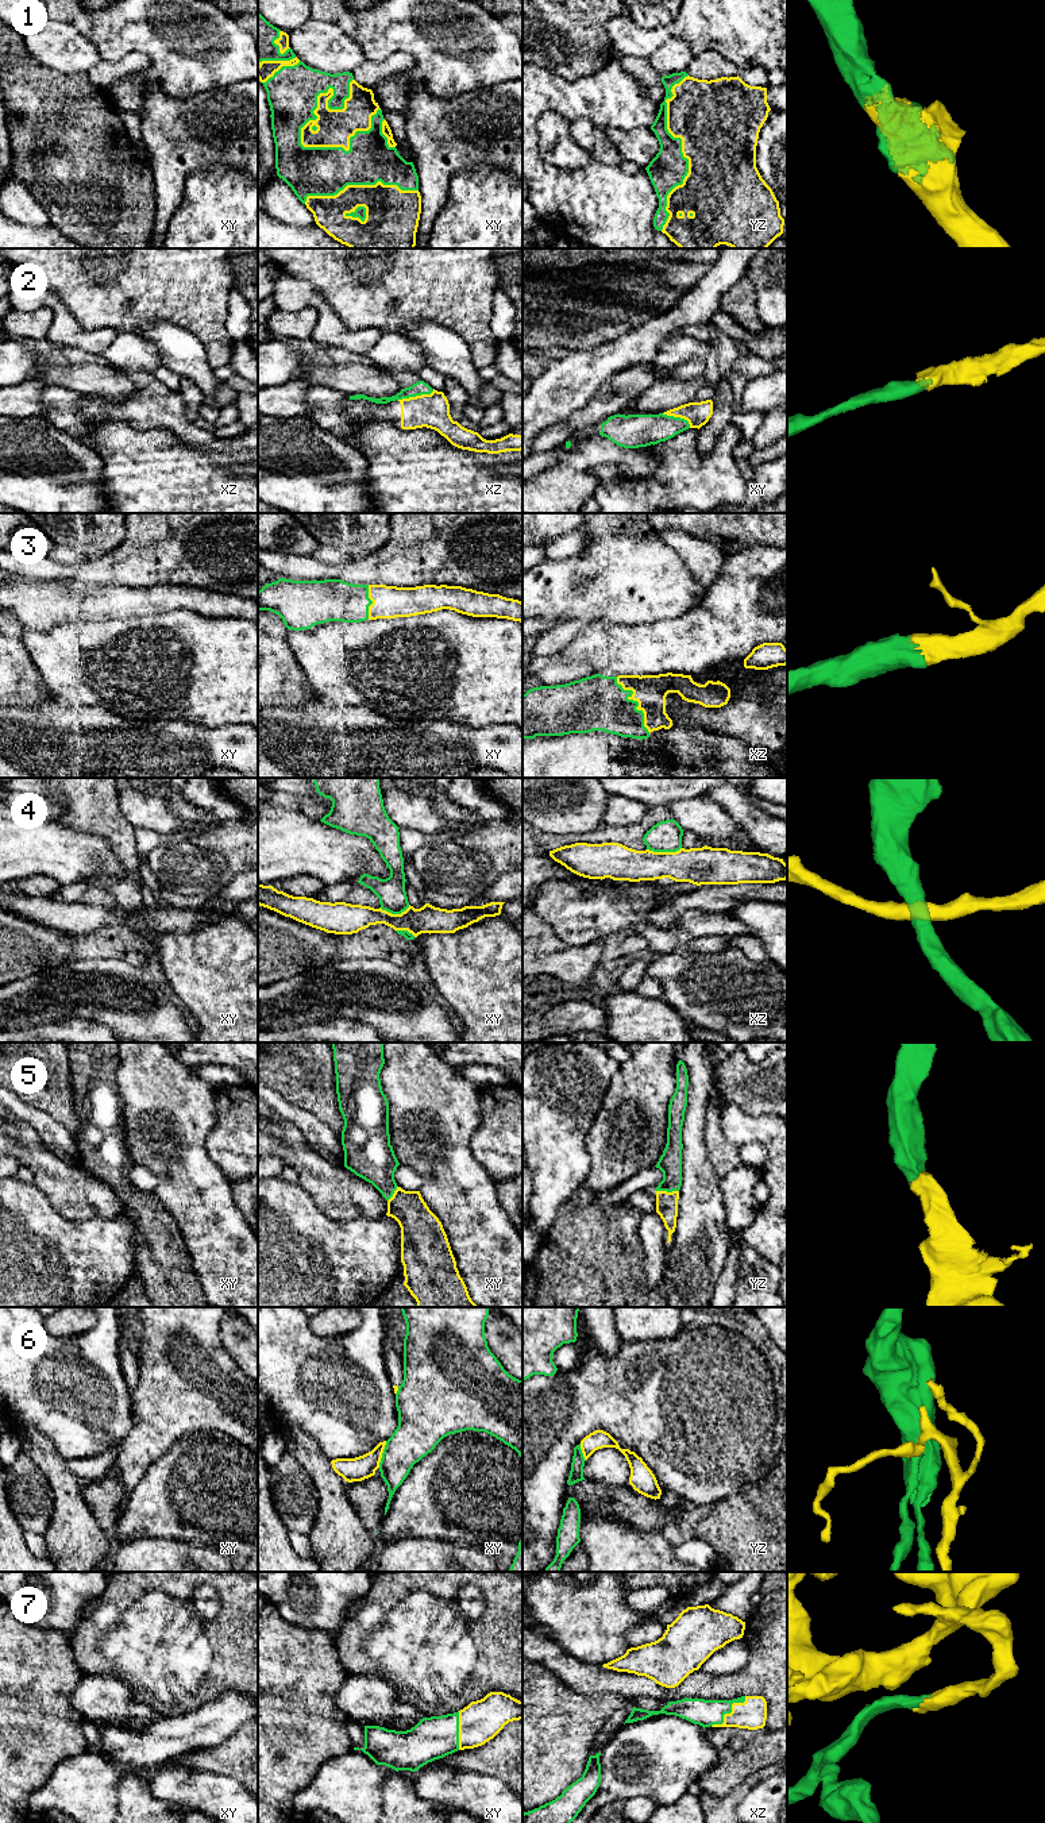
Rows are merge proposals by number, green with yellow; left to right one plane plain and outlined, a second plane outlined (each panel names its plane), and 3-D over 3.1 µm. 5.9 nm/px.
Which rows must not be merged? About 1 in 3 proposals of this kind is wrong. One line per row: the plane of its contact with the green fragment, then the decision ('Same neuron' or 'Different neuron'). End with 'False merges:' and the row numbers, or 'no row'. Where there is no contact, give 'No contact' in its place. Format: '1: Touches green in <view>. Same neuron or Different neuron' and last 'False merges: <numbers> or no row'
1: Touches green in xy. Same neuron
2: Touches green in xz. Same neuron
3: Touches green in xz. Same neuron
4: Touches green in xz. Different neuron
5: Touches green in yz. Same neuron
6: Touches green in xy. Different neuron
7: Touches green in xz. Same neuron
False merges: 4, 6

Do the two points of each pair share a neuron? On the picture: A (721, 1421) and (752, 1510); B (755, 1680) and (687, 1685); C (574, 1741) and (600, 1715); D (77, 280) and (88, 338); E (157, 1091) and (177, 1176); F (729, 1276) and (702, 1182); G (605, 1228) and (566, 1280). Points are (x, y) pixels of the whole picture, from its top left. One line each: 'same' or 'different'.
A: different
B: same
C: same
D: different
E: same
F: different
G: same

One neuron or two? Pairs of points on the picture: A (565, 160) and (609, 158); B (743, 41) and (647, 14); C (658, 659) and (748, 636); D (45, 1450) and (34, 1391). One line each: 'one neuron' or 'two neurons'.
A: two neurons
B: two neurons
C: one neuron
D: two neurons

